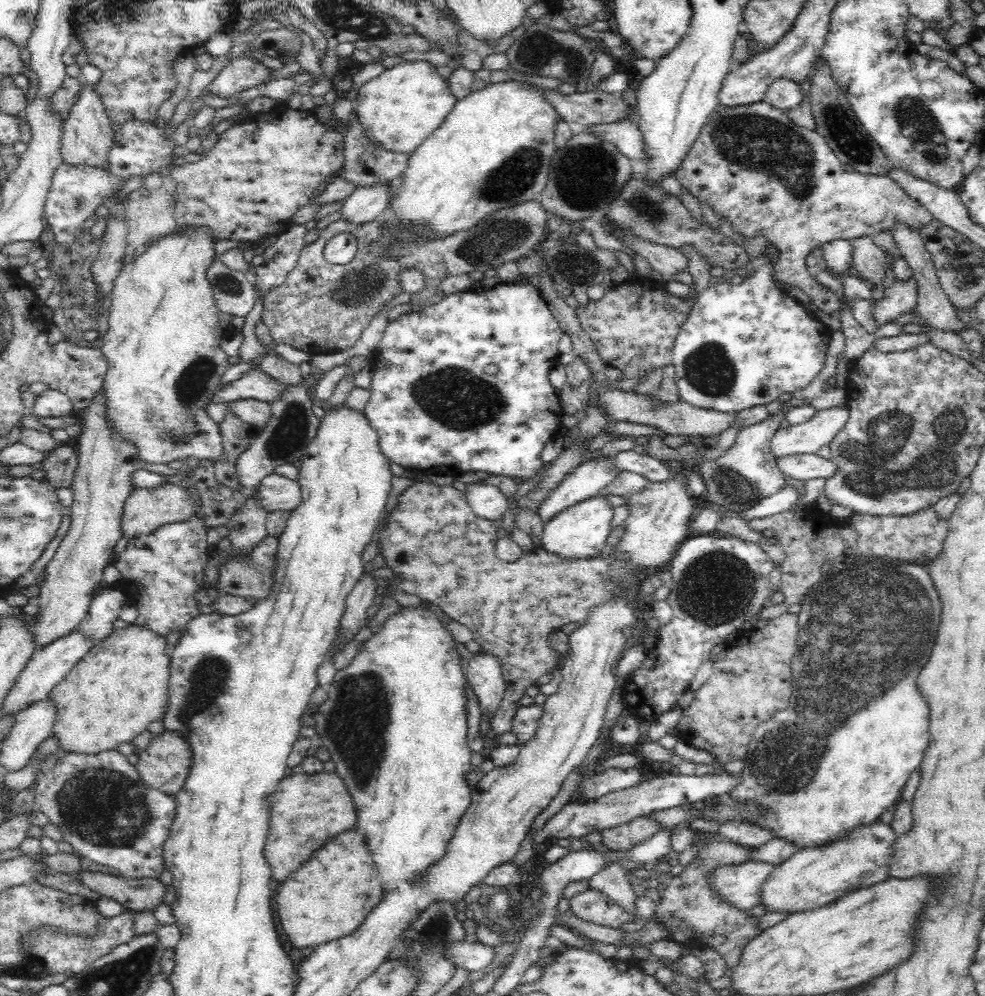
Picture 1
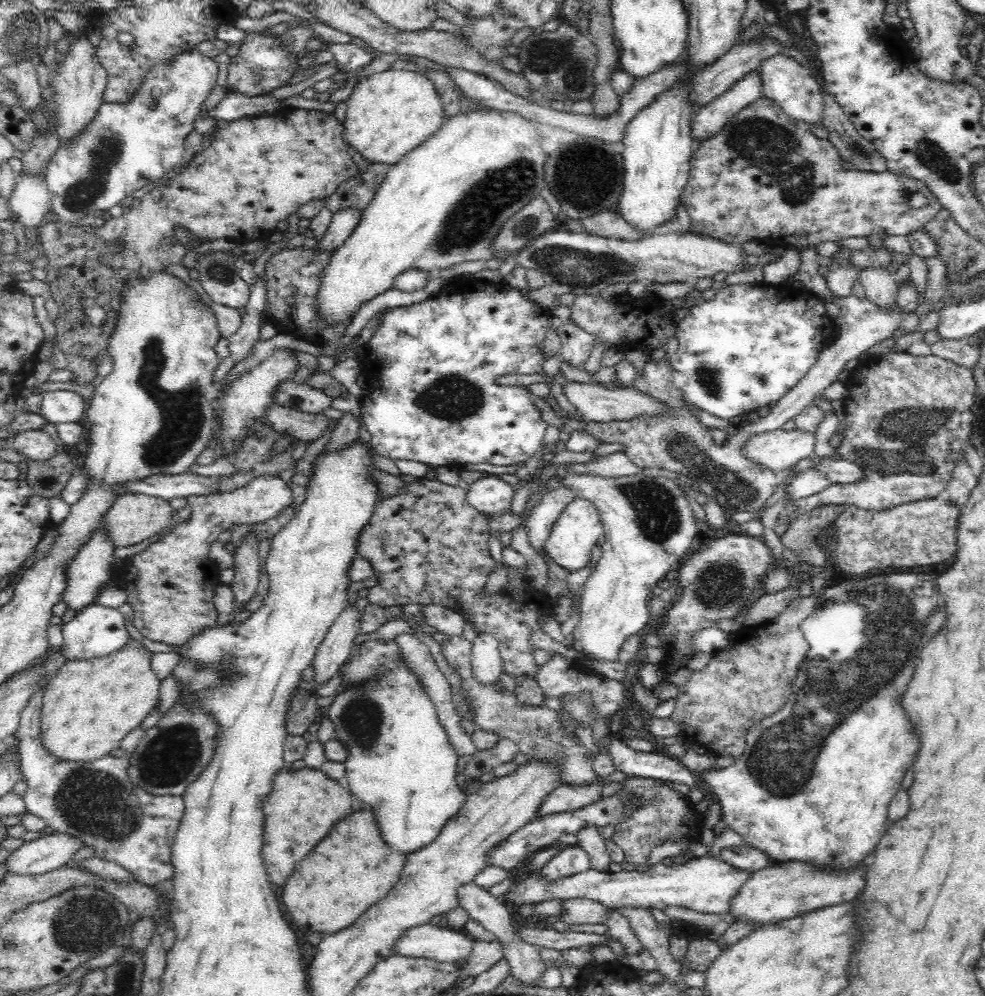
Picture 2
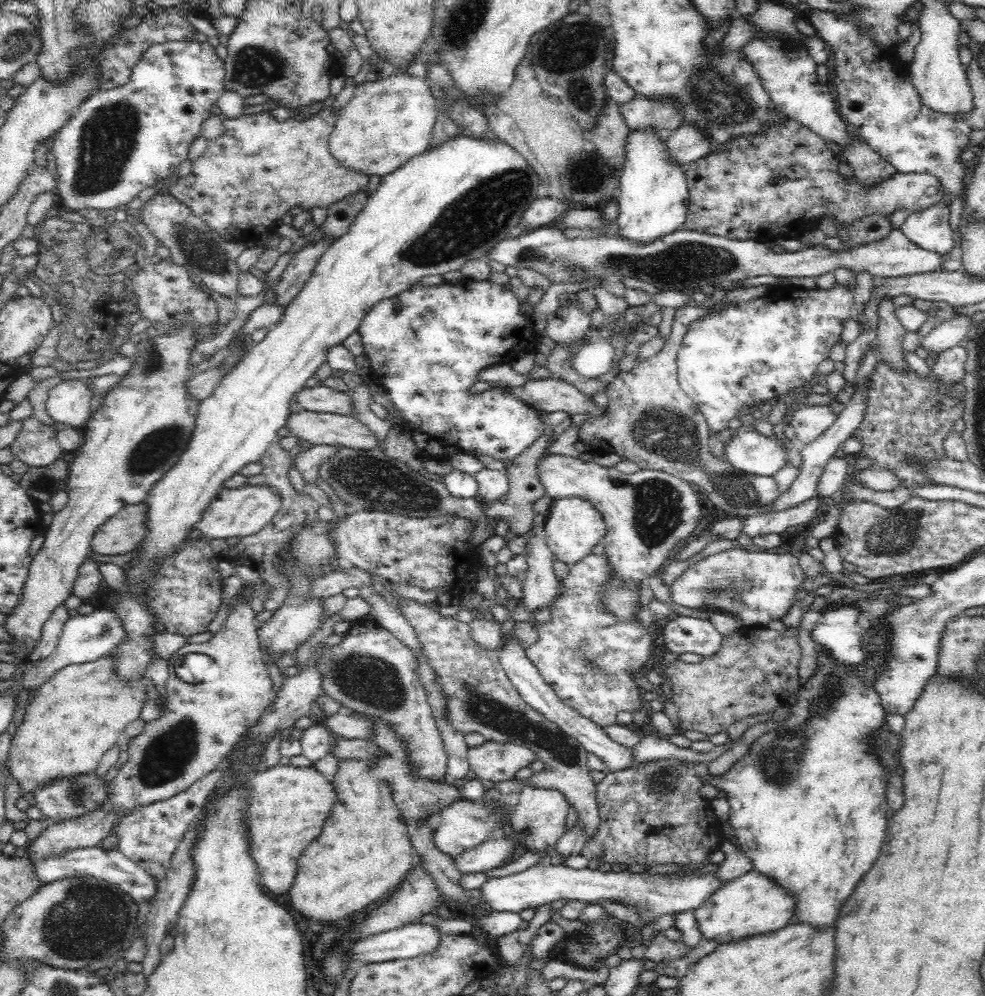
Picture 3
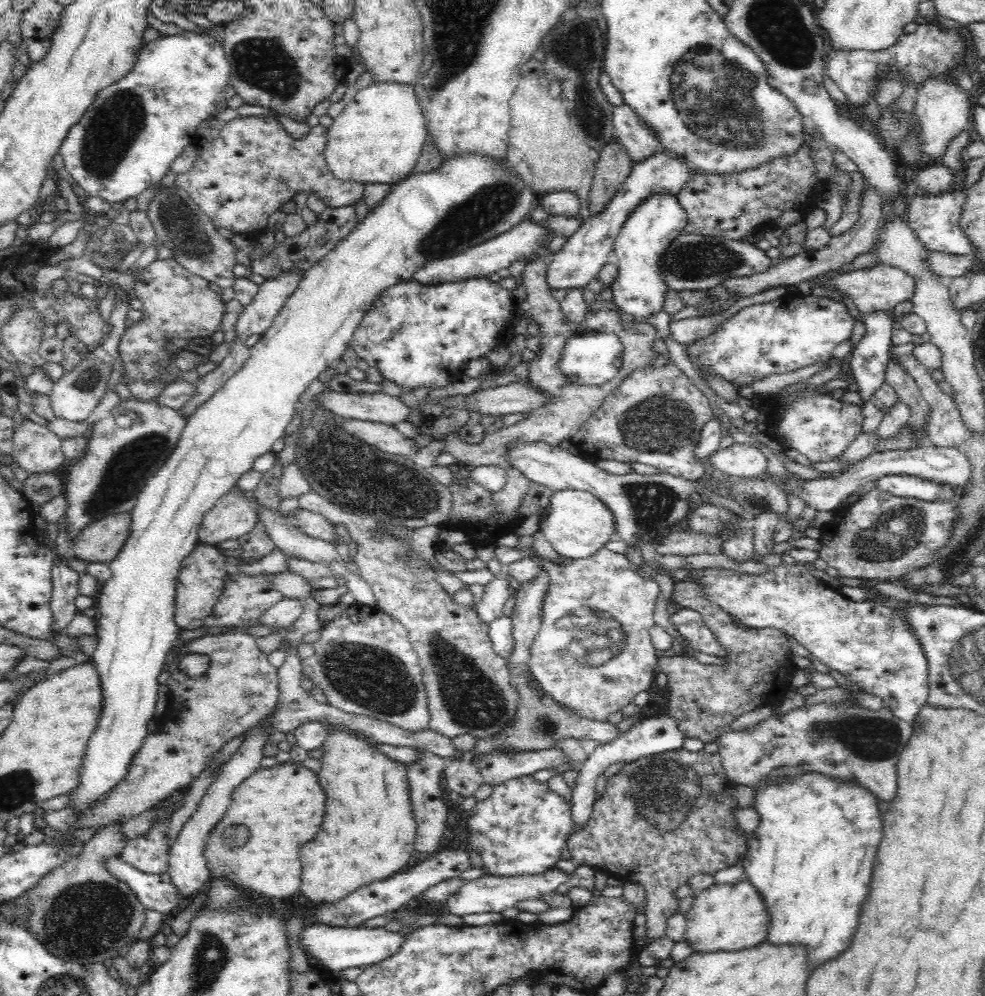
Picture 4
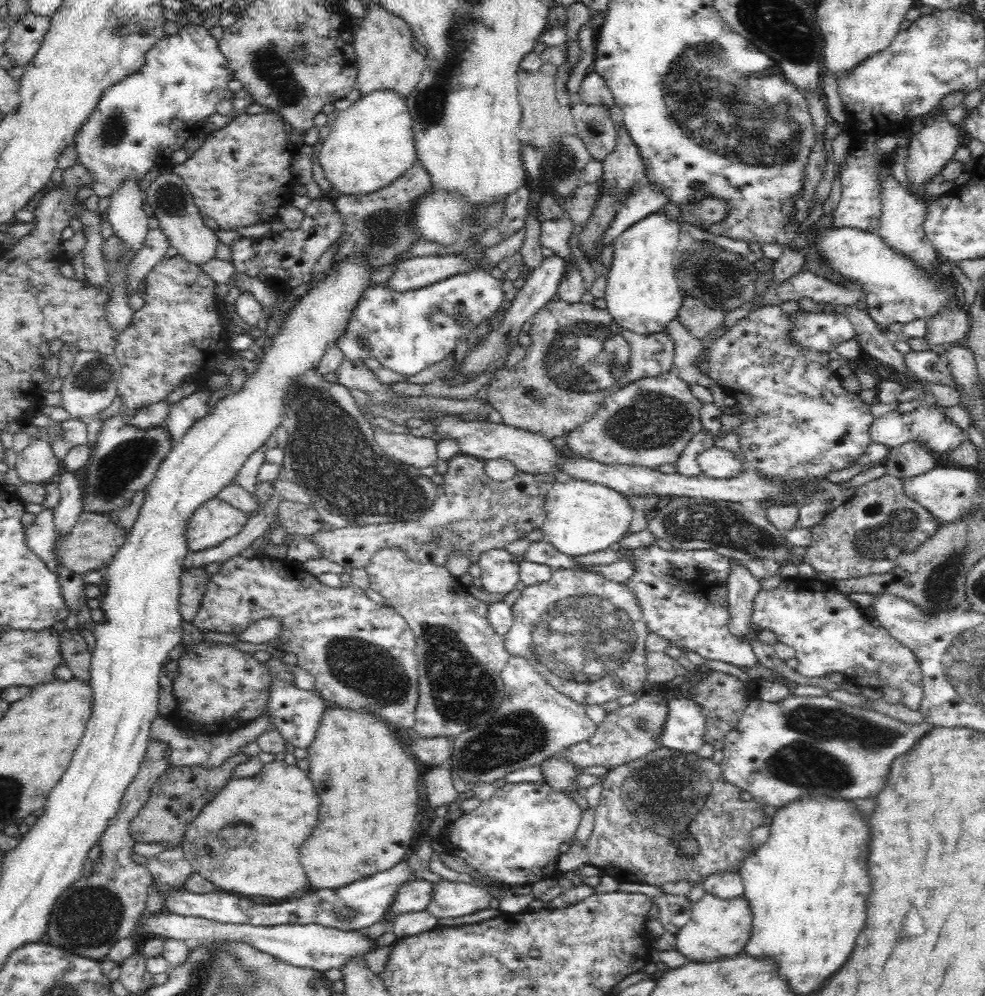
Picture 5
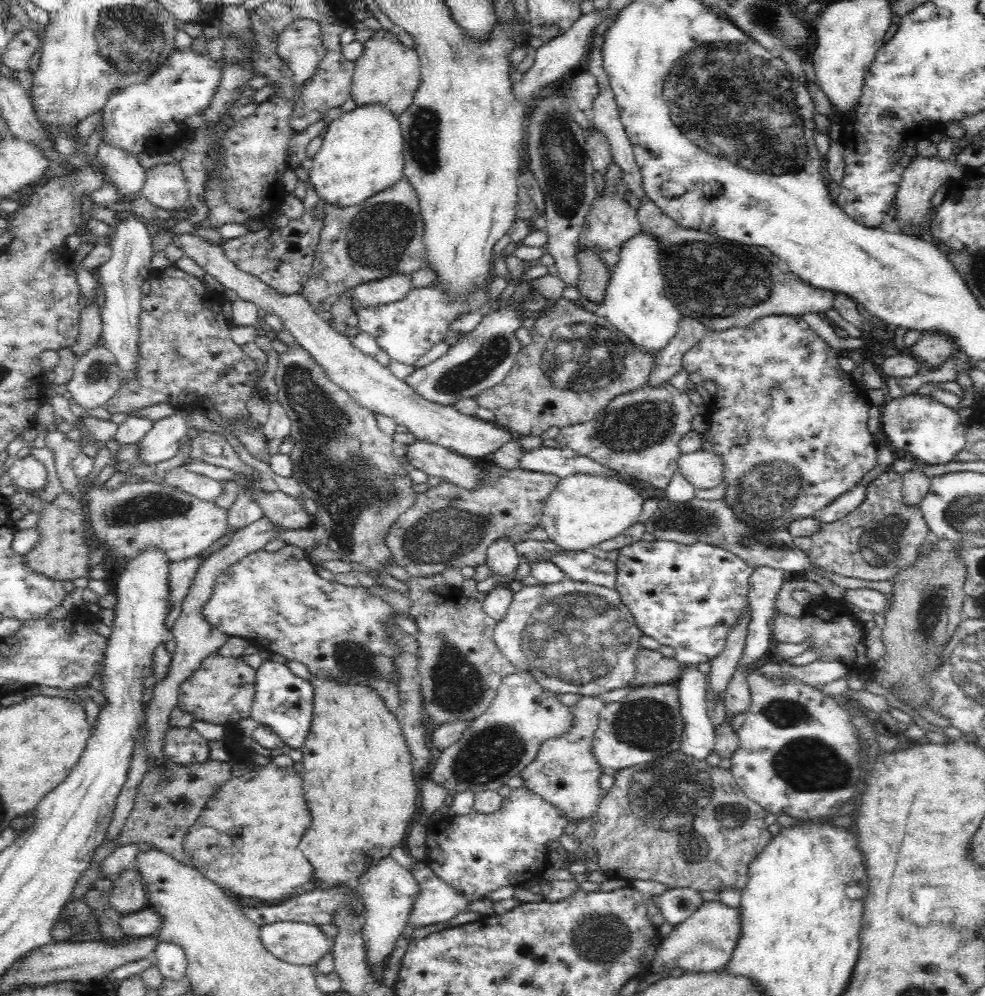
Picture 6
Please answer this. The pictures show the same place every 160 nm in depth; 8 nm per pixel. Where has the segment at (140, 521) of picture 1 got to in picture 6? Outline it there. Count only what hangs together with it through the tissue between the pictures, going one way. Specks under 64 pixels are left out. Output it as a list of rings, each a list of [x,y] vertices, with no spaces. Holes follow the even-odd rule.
[[[60,493],[53,501],[46,503],[40,513],[40,540],[28,554],[25,554],[27,567],[58,581],[72,581],[74,578],[85,576],[90,570],[92,534],[88,533],[89,520],[84,503],[68,497],[66,493]]]

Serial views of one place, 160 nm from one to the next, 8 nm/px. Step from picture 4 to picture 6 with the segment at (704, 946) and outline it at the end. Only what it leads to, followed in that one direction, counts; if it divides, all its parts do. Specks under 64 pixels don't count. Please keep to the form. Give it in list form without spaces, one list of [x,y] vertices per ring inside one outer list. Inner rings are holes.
[[[704,901],[703,904],[683,923],[663,938],[656,950],[651,972],[670,972],[678,966],[687,972],[714,972],[725,968],[742,936],[739,908],[728,907],[720,901]]]

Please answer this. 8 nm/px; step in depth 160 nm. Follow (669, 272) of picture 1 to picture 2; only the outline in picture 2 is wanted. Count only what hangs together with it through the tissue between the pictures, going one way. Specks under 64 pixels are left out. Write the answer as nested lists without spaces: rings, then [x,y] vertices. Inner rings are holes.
[[[602,211],[601,213],[583,218],[581,221],[585,228],[584,232],[591,235],[632,242],[644,238],[642,231],[614,211]]]

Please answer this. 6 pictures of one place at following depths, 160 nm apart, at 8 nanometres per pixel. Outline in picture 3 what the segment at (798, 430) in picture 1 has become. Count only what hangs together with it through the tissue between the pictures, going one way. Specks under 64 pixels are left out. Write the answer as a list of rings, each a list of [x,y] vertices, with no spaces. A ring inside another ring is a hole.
[[[743,407],[738,414],[742,426],[734,431],[733,437],[725,445],[723,459],[730,462],[734,469],[746,474],[758,476],[773,476],[788,465],[788,453],[783,440],[776,434],[764,436],[755,428],[756,412],[748,407]]]

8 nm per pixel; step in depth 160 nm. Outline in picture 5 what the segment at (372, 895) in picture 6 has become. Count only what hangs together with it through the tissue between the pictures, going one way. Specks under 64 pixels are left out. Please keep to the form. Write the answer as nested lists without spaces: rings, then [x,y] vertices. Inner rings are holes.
[[[410,882],[398,890],[398,896],[390,908],[387,917],[396,917],[406,912],[421,912],[432,904],[436,885],[427,882]]]

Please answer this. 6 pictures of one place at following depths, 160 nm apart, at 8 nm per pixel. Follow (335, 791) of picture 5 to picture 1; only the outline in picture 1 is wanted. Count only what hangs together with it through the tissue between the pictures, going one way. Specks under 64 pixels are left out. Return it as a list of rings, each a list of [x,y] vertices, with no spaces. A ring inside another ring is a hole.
[[[356,830],[342,832],[334,840],[330,840],[330,844],[326,844],[324,848],[314,852],[314,856],[310,858],[306,868],[302,866],[300,870],[296,870],[292,874],[292,880],[294,882],[288,882],[288,878],[286,878],[278,886],[276,912],[278,912],[280,926],[286,934],[286,940],[294,948],[300,948],[300,950],[304,948],[316,949],[320,944],[328,944],[332,940],[350,936],[366,920],[370,910],[374,910],[383,900],[383,891],[380,880],[376,878],[374,862],[368,856],[368,848],[366,848],[366,842],[362,840],[362,834],[358,834]]]

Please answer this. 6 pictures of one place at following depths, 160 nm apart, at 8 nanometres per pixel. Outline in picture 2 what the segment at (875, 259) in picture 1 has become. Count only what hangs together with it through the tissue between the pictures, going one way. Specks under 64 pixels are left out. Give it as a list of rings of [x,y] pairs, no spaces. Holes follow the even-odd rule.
[[[864,266],[859,269],[857,281],[862,285],[865,297],[880,308],[891,309],[896,303],[898,286],[895,276],[883,266]]]

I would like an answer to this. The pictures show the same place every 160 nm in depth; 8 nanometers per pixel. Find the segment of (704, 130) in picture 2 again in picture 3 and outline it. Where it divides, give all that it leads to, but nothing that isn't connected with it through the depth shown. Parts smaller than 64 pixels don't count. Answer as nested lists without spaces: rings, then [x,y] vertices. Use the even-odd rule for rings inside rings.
[[[685,122],[669,134],[666,144],[673,162],[684,166],[706,156],[713,148],[711,138],[701,128]]]

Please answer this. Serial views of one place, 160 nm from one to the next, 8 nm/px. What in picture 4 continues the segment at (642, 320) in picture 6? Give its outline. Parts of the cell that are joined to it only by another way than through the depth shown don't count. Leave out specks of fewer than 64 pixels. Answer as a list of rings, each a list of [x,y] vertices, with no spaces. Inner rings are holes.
[[[666,191],[644,198],[624,220],[613,246],[619,258],[617,262],[619,273],[611,289],[614,294],[612,301],[616,302],[620,313],[626,318],[644,320],[650,314],[662,310],[664,292],[668,288],[660,277],[658,258],[662,256],[670,240],[683,233],[686,224],[687,214],[678,197]]]

